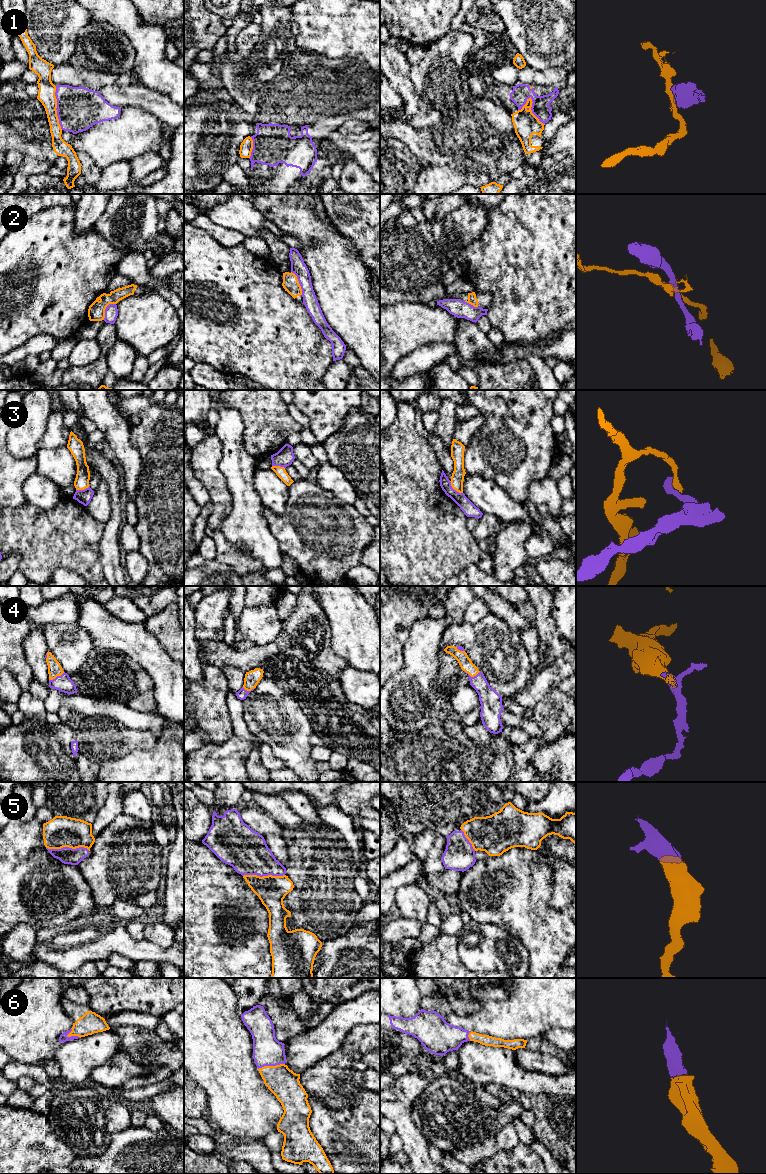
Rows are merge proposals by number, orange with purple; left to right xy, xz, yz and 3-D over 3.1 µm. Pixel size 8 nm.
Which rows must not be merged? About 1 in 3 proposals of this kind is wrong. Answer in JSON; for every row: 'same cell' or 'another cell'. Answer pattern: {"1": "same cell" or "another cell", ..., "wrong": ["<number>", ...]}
{"1": "another cell", "2": "another cell", "3": "another cell", "4": "same cell", "5": "same cell", "6": "same cell", "wrong": ["1", "2", "3"]}

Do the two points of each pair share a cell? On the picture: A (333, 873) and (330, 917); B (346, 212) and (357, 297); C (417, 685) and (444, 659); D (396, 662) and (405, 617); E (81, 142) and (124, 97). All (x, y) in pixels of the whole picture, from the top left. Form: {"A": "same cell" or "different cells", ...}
{"A": "same cell", "B": "different cells", "C": "different cells", "D": "same cell", "E": "different cells"}

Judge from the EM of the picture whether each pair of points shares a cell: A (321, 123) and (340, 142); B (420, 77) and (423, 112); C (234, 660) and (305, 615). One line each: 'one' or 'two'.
A: two
B: two
C: one

